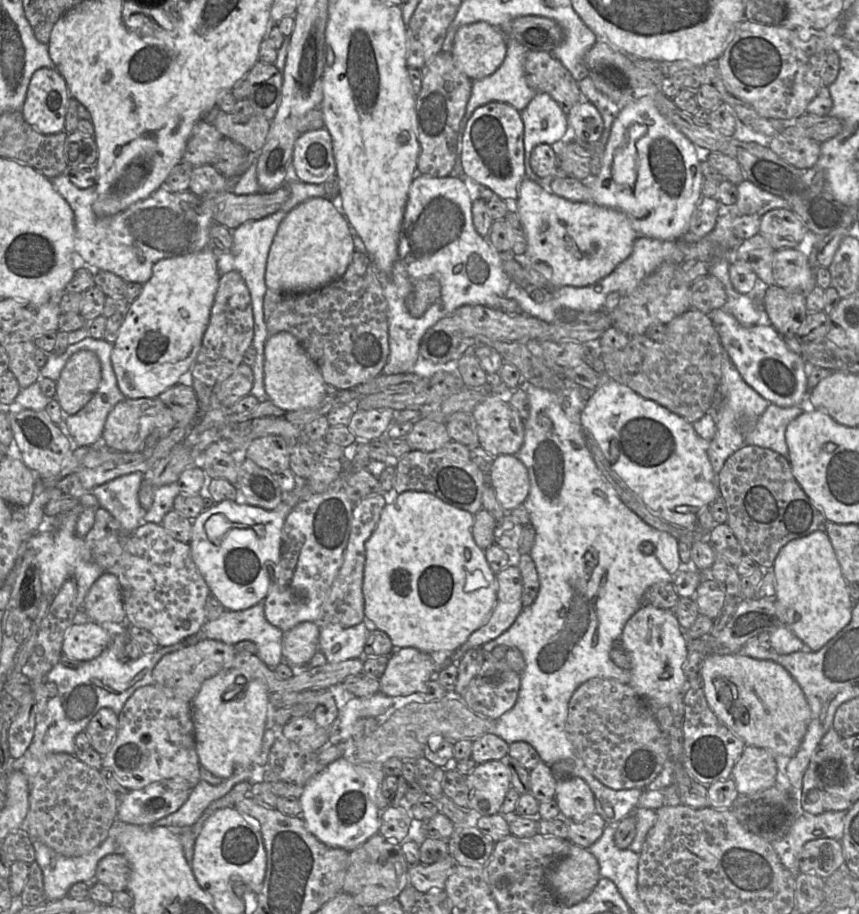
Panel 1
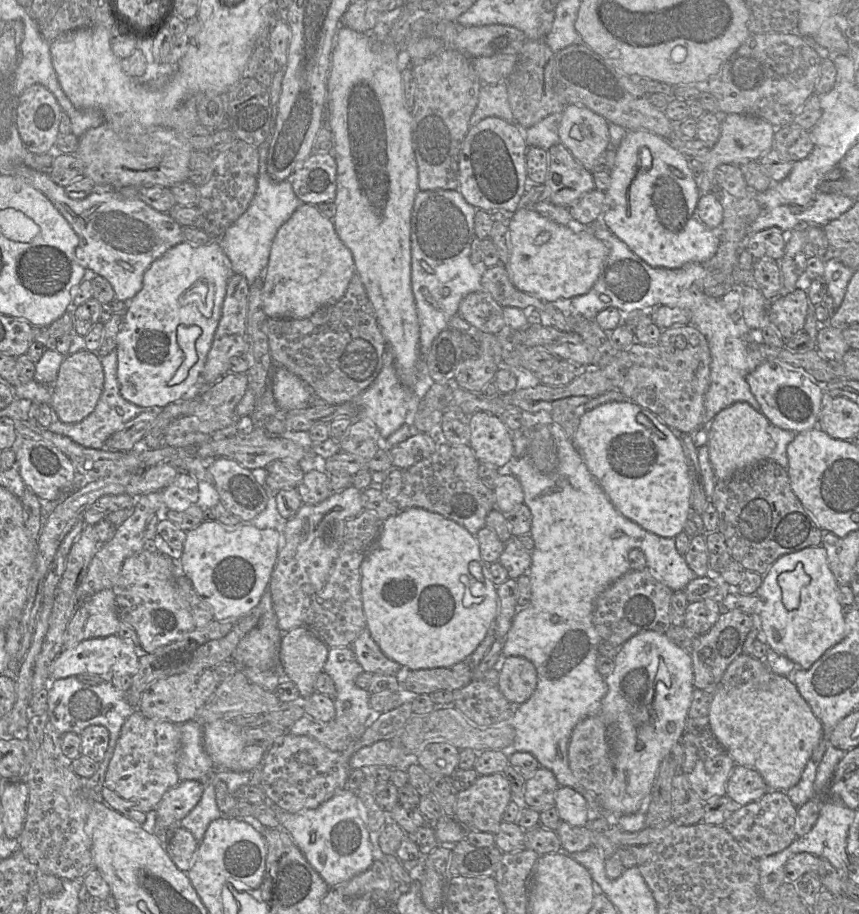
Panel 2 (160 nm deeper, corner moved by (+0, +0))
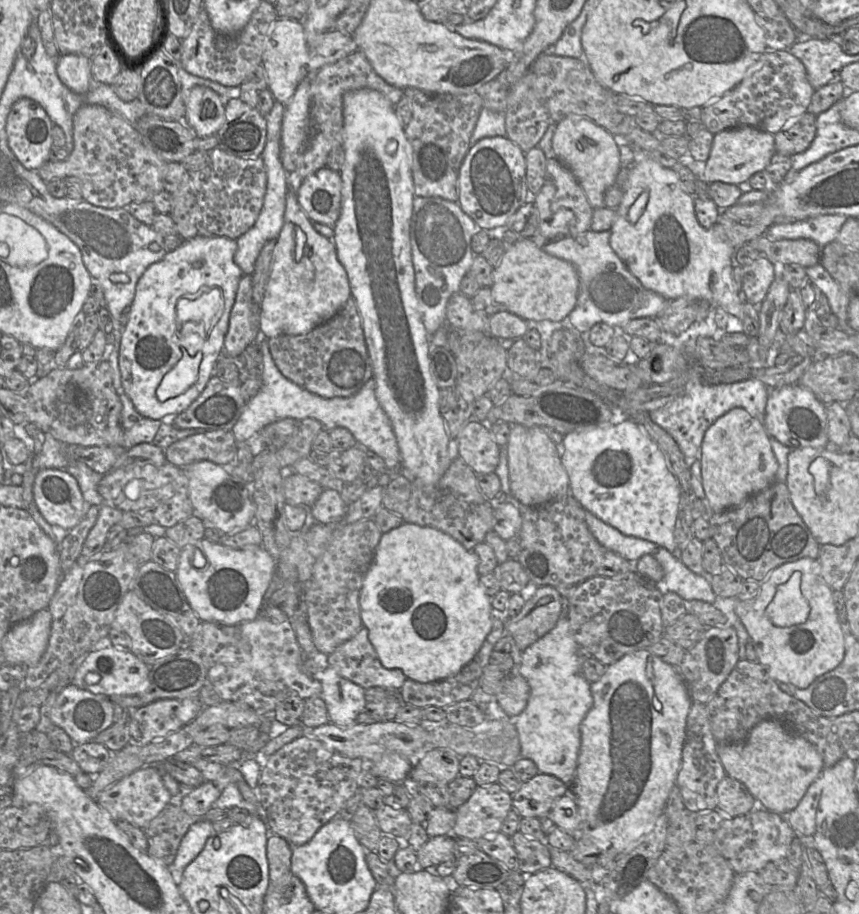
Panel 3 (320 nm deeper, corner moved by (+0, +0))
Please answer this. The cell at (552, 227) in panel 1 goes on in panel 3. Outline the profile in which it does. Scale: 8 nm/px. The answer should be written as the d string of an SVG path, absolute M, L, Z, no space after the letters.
M525 238L506 246L501 263L493 271L491 293L496 302L523 319L560 322L575 308L578 288L572 263L547 254L533 238Z

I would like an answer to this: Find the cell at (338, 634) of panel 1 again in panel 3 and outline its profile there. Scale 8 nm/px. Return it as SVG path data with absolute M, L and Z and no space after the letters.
M329 665L319 674L312 674L312 677L322 684L320 697L326 703L329 722L339 727L354 726L366 704L365 689L340 676Z

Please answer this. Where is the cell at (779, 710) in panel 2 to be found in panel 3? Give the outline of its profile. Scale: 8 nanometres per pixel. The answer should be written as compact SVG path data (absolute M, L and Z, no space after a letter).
M778 720L759 722L745 740L717 743L717 754L726 775L743 783L758 806L783 815L797 807L812 782L824 769L823 759L816 748Z

